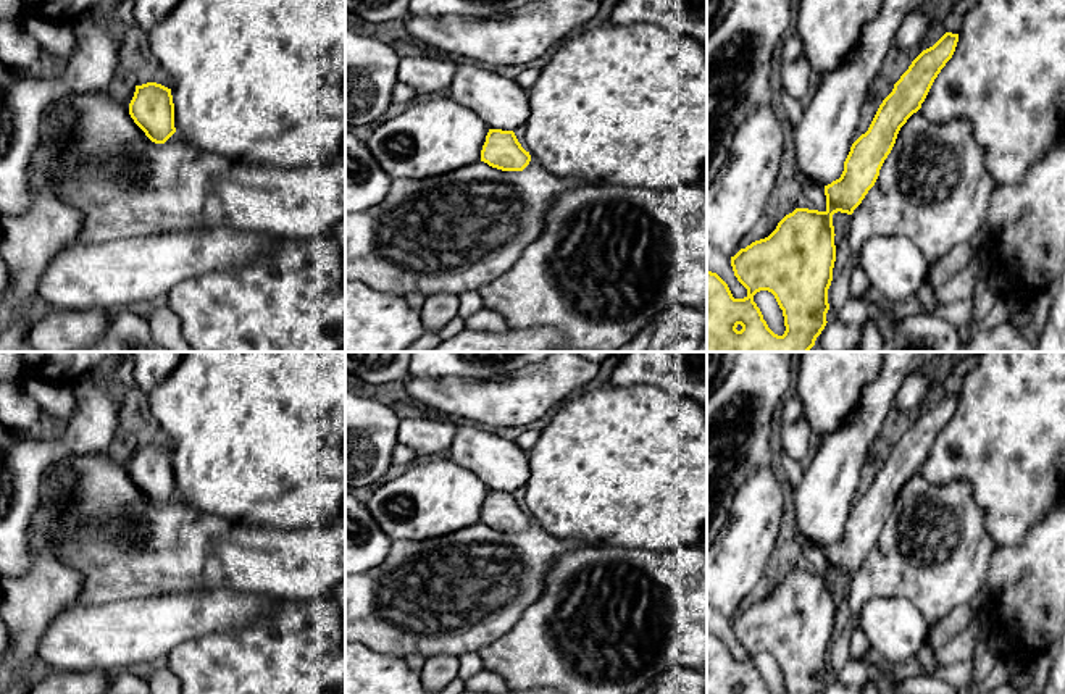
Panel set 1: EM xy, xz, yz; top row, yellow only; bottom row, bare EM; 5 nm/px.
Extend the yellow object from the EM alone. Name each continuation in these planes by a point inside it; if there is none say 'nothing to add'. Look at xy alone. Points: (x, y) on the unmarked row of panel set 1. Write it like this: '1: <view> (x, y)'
1: xy (125, 546)

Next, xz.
1: xz (459, 593)

